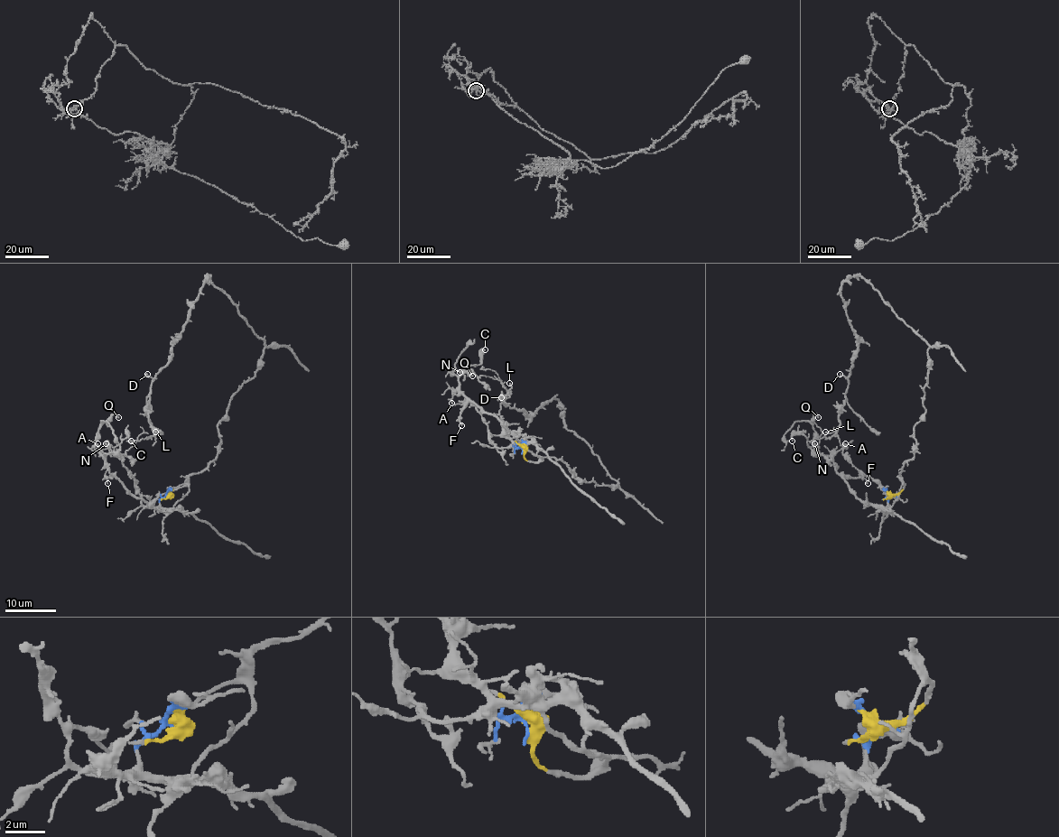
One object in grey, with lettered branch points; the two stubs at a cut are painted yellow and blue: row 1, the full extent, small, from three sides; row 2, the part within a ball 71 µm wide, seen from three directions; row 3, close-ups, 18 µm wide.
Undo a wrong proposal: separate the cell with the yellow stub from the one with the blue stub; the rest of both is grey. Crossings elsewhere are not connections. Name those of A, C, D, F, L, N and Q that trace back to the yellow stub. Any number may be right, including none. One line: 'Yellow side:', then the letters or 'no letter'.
Yellow side: D, L

